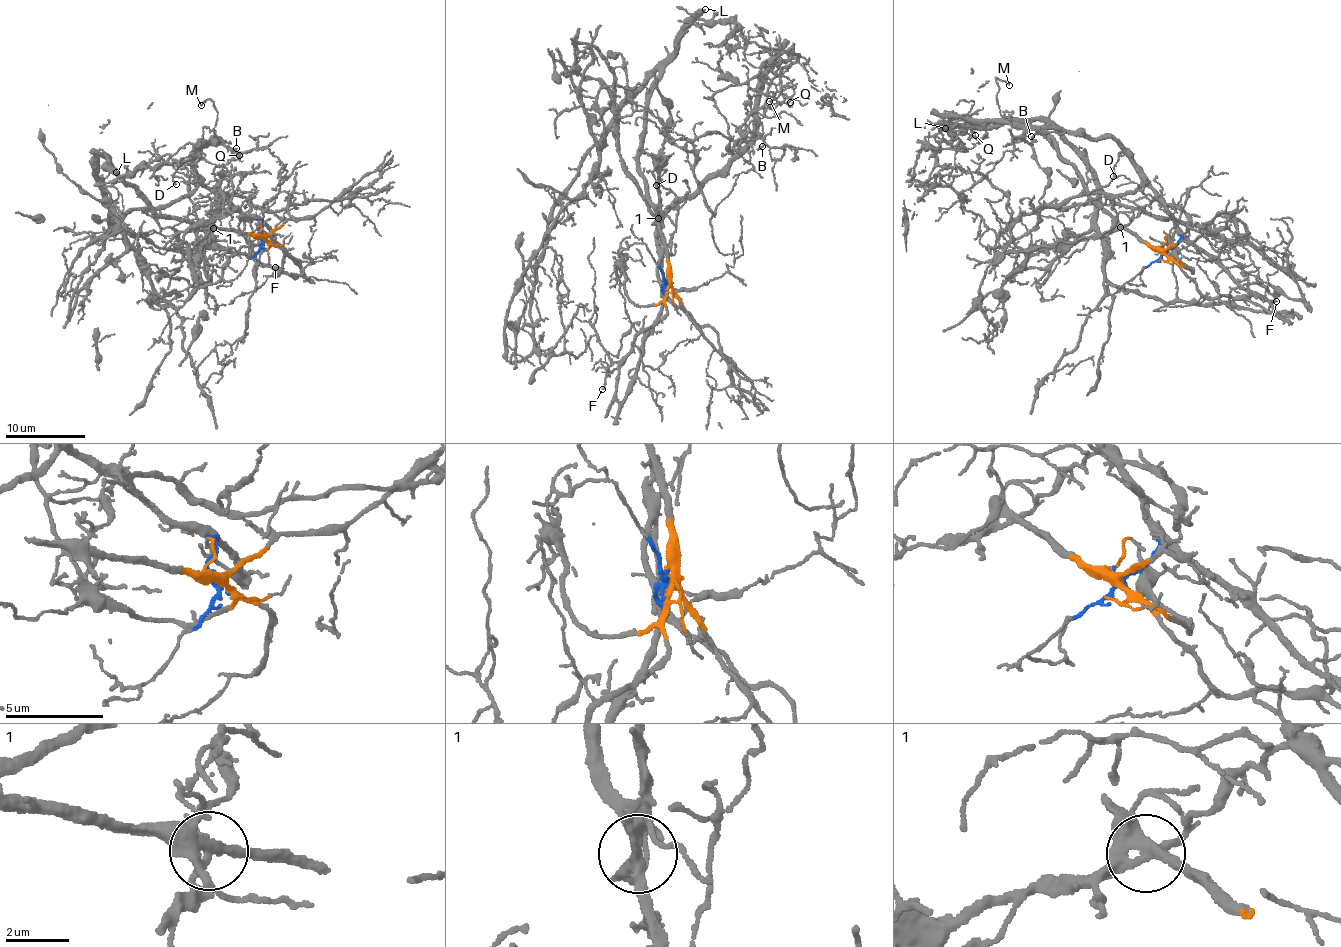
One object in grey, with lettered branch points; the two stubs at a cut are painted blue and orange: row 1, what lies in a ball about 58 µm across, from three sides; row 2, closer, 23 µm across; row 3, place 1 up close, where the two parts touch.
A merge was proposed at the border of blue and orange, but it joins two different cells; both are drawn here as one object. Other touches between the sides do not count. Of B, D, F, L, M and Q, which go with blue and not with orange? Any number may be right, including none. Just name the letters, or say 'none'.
B, D, M, Q

